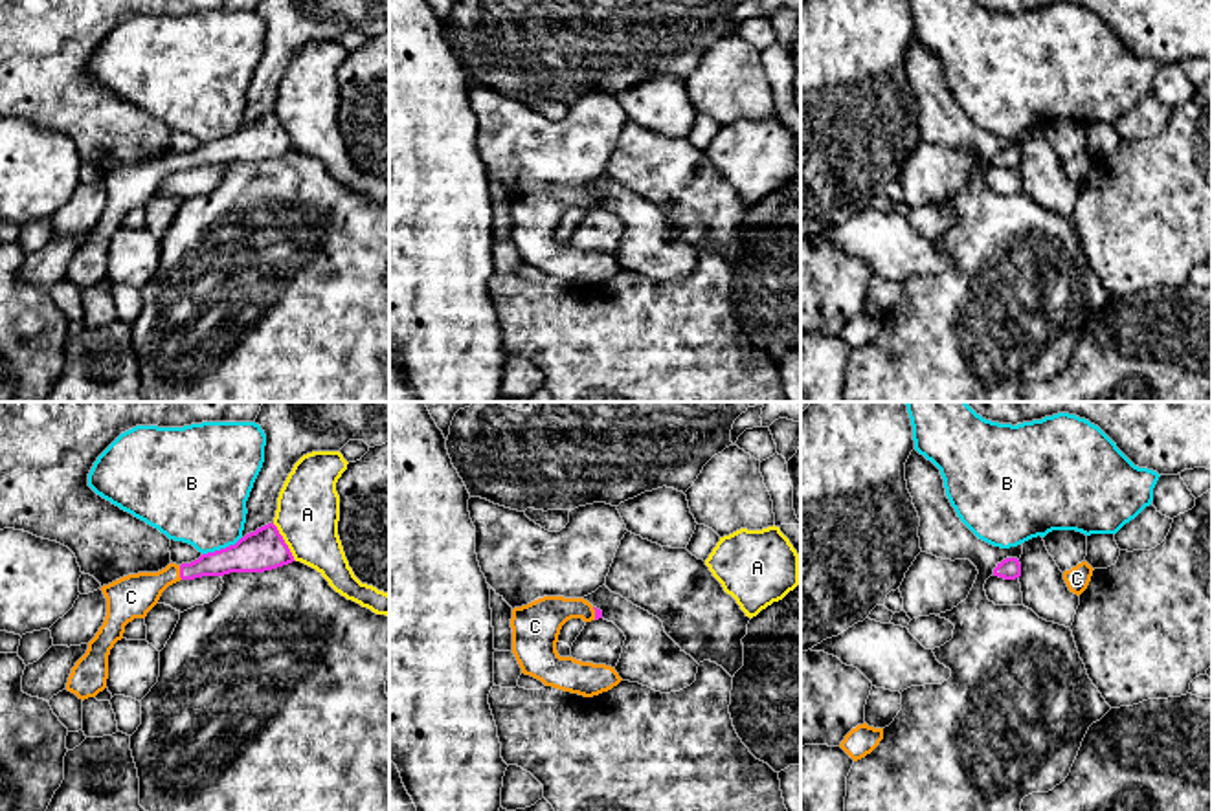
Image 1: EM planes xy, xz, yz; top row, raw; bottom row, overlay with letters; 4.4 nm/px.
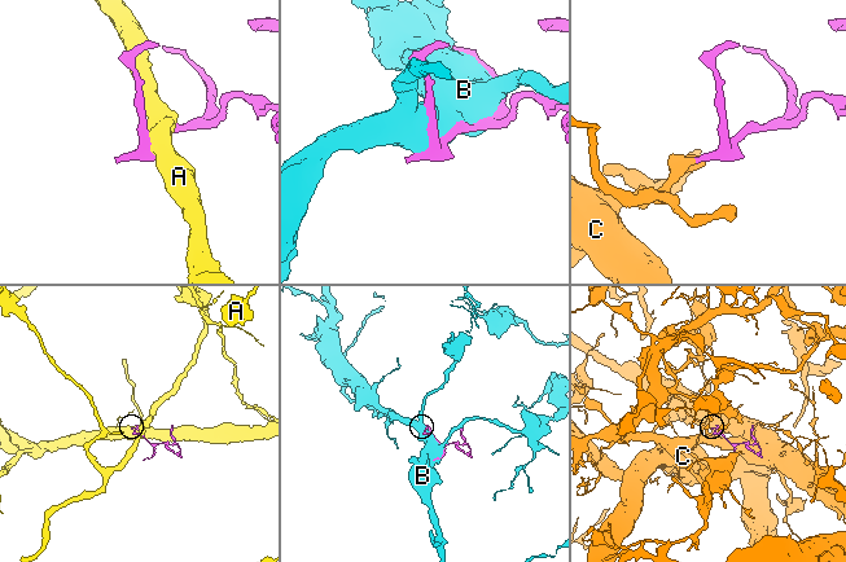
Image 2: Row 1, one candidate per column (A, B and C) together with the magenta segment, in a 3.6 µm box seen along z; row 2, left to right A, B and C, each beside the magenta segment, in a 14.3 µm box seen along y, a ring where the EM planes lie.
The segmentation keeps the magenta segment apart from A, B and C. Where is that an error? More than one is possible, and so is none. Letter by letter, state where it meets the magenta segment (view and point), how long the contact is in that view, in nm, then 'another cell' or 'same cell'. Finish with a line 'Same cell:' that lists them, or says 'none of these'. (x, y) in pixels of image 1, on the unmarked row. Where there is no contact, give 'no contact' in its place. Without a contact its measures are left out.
A: contact xy (283, 131); length 200 nm; another cell
B: contact xy (221, 138); length 190 nm; another cell
C: contact xy (180, 162); length 70 nm; same cell
Same cell: C

